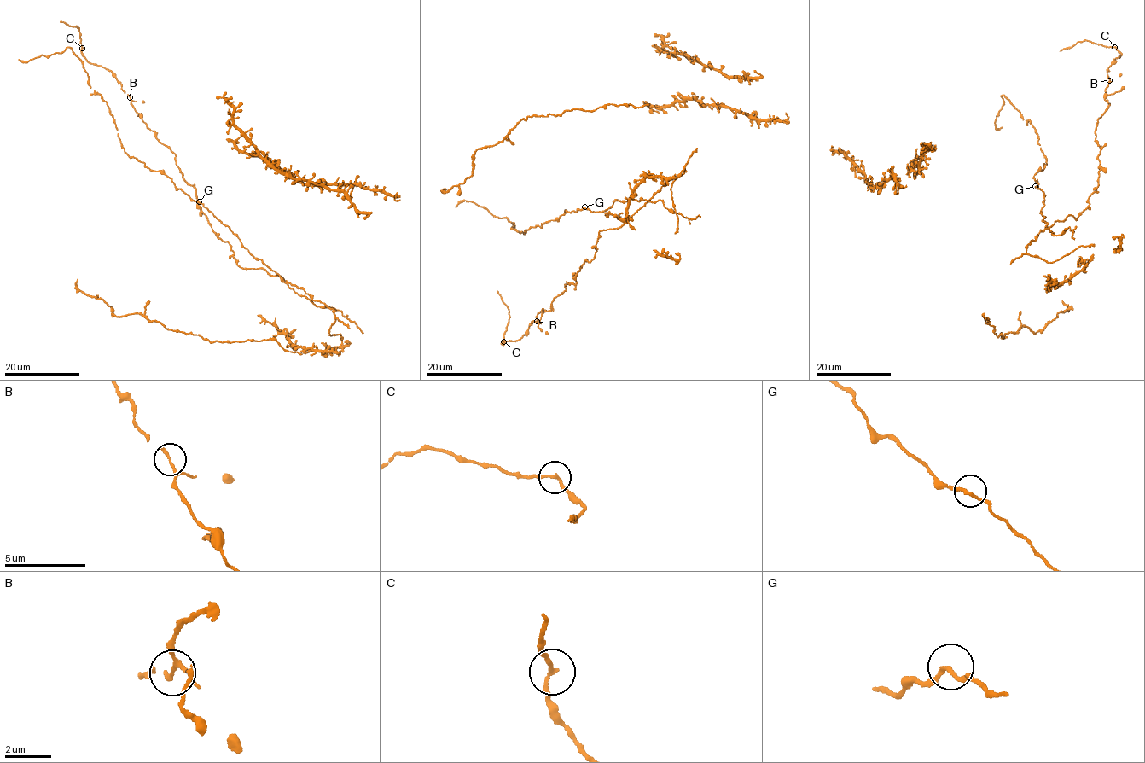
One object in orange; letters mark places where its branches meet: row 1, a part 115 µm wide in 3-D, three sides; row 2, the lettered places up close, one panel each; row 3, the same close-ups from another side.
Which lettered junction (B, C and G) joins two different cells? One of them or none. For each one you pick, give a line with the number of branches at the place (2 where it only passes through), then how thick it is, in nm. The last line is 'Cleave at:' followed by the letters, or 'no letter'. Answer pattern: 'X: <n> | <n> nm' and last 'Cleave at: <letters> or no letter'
Cleave at: no letter

